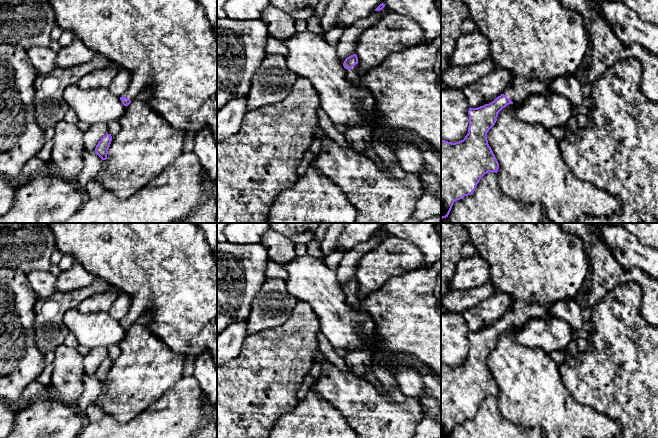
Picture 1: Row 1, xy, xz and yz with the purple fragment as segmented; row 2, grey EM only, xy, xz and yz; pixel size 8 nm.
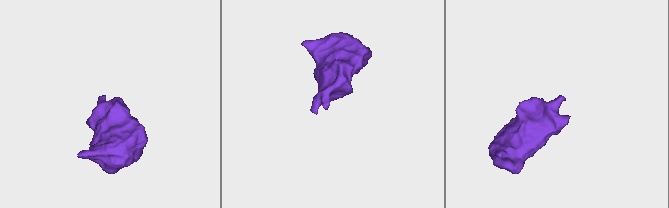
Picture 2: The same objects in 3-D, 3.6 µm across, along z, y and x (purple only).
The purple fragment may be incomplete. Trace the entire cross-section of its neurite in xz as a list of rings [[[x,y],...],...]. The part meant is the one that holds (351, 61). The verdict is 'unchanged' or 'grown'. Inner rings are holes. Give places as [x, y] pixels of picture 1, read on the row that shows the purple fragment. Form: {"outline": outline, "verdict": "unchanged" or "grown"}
{"outline": [[[441,37],[430,42],[423,42],[403,52],[387,56],[378,66],[368,71],[361,71],[358,57],[353,54],[343,63],[347,70],[346,78],[352,84],[369,90],[374,98],[378,111],[376,130],[386,135],[393,135],[404,130],[417,133],[421,139],[427,140],[441,156]]], "verdict": "grown"}

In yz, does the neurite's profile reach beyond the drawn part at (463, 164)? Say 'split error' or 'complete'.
split error

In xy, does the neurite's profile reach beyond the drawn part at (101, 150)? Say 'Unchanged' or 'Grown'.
Unchanged

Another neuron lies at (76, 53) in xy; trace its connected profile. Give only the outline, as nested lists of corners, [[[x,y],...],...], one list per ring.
[[[75,37],[73,42],[62,47],[56,53],[56,67],[69,68],[84,64],[98,55],[91,48],[87,47],[79,38]]]

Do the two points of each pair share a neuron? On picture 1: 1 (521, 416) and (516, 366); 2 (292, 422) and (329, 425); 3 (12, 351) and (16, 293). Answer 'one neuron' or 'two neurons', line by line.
1: one neuron
2: one neuron
3: one neuron

